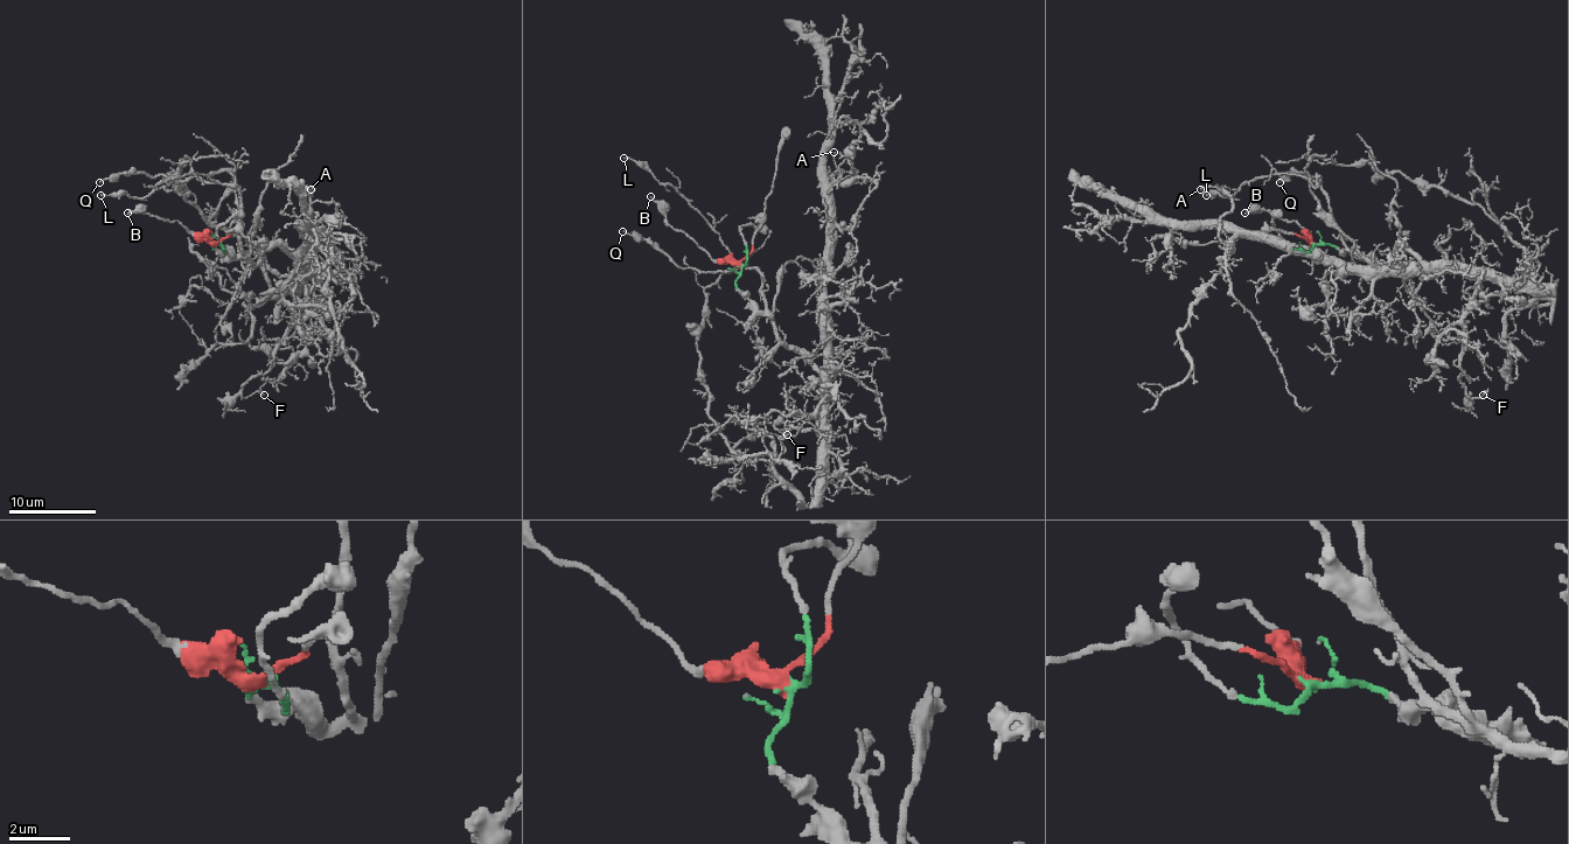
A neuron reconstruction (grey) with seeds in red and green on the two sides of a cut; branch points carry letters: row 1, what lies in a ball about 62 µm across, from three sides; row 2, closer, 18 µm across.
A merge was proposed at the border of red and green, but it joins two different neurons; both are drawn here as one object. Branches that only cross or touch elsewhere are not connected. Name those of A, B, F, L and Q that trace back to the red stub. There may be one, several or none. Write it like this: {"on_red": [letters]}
{"on_red": ["B"]}

